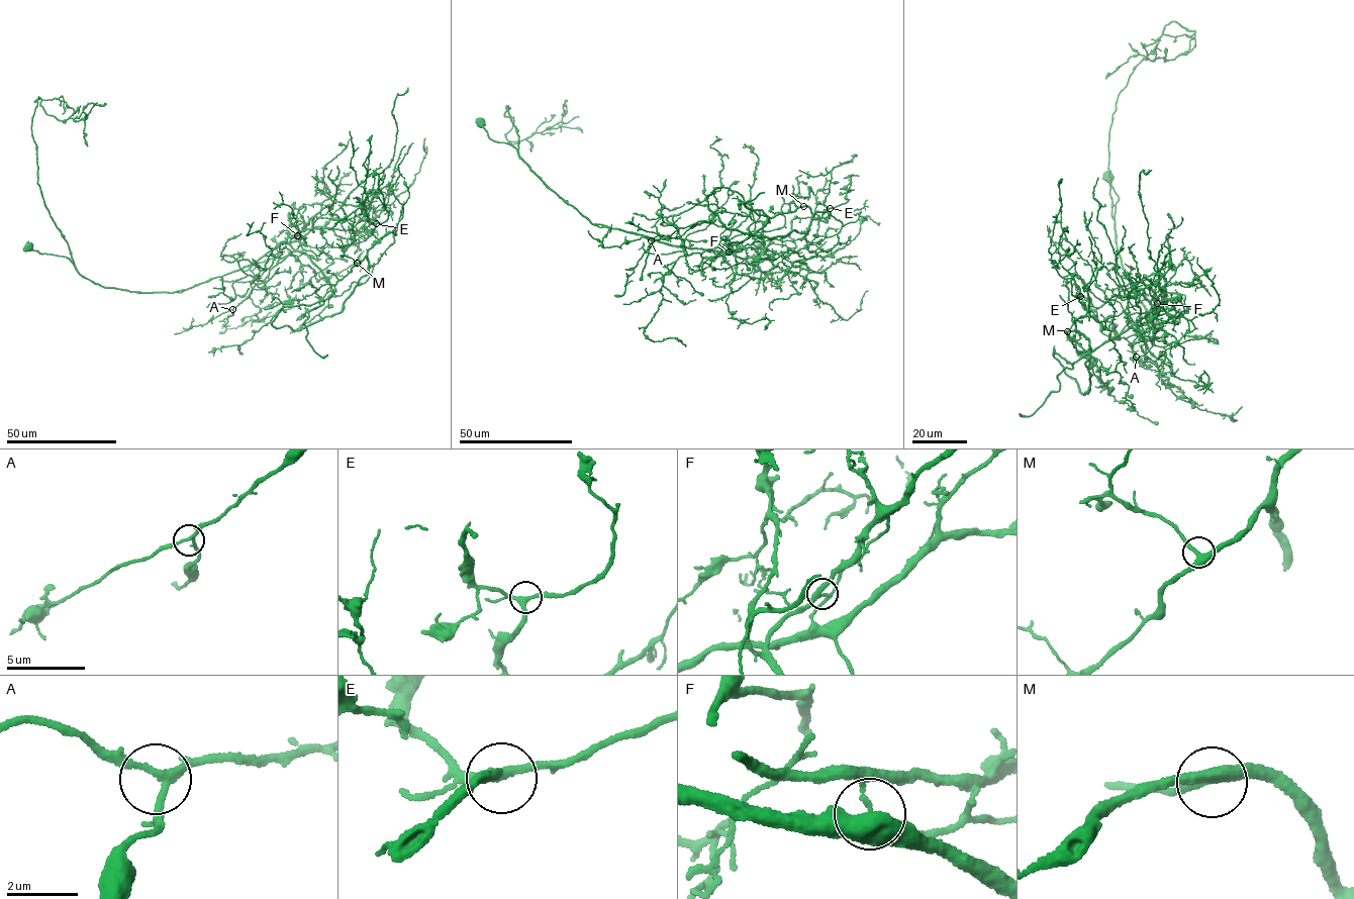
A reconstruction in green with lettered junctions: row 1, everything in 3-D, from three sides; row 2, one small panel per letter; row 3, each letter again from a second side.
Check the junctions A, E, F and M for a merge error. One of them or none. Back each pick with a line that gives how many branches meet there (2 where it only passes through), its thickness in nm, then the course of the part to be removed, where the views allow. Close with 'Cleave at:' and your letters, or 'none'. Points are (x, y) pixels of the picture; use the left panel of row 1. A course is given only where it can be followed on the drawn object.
F: Branches: 3. Thickness 130 nm. Course of the part to remove: (297, 235), (186, 289), (95, 284), (42, 196), (37, 98), (63, 121), (85, 117), (87, 145)
Cleave at: F

